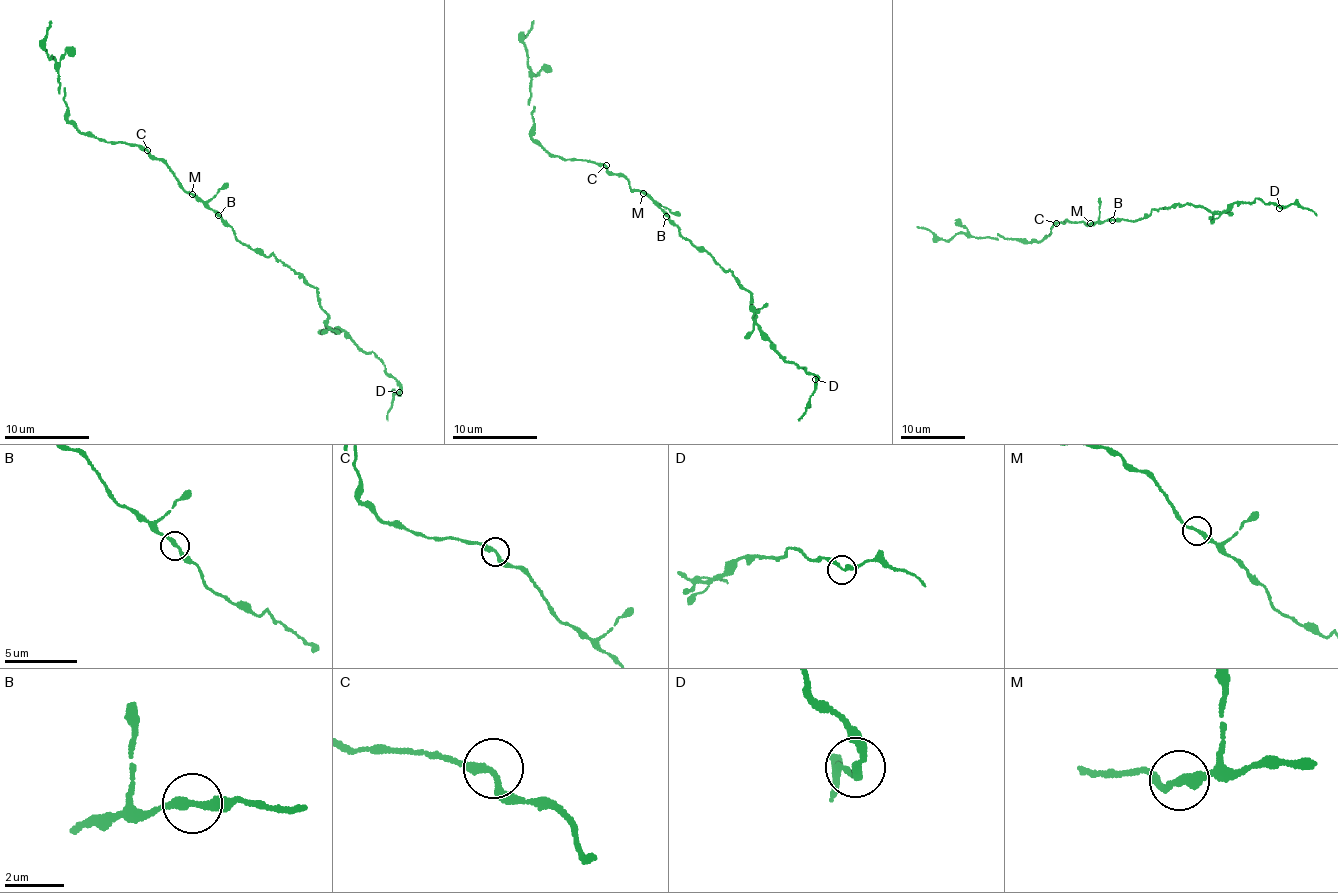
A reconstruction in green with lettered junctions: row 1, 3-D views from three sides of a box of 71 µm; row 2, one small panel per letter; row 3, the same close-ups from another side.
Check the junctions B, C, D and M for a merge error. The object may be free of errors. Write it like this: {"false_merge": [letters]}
{"false_merge": ["D"]}

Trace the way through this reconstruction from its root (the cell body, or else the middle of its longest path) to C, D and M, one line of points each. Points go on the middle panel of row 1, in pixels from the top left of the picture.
C: (668, 213), (647, 195), (632, 190), (628, 178), (616, 175), (606, 165)
D: (668, 213), (680, 235), (750, 293), (754, 324), (772, 349), (806, 368), (815, 380)
M: (668, 213), (643, 193)

